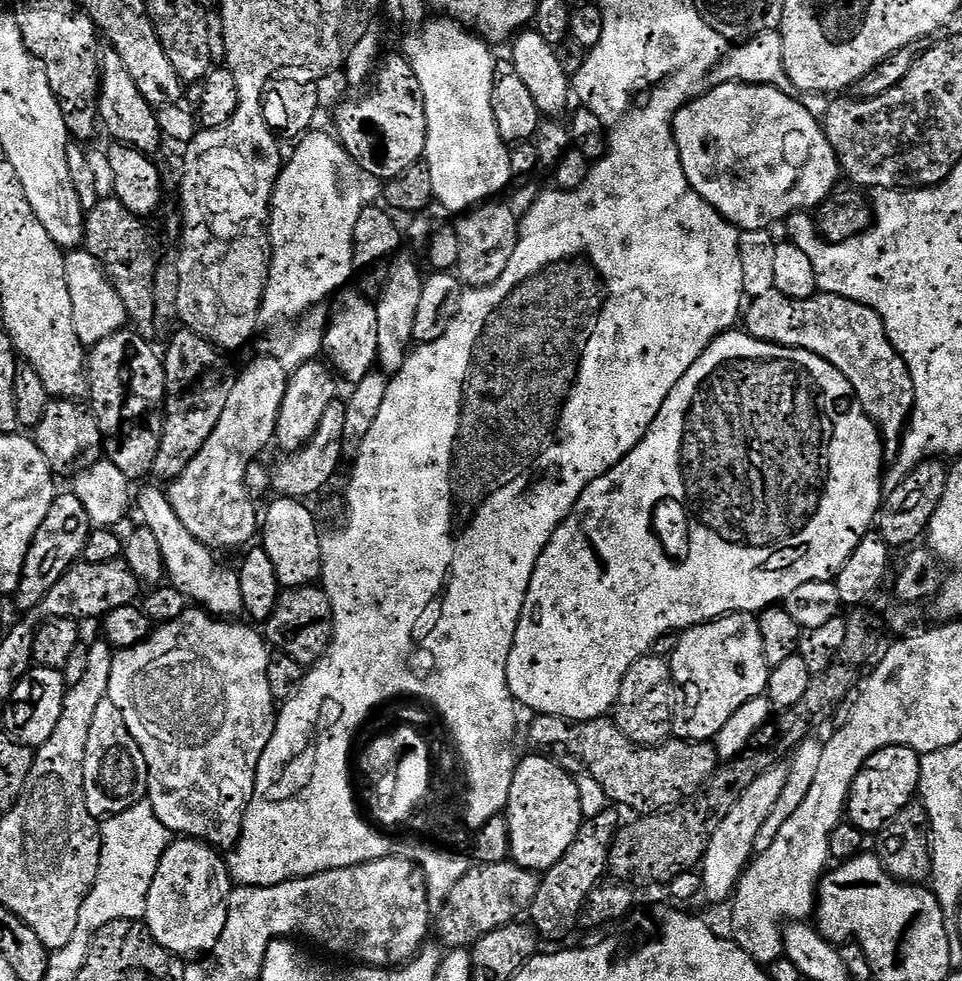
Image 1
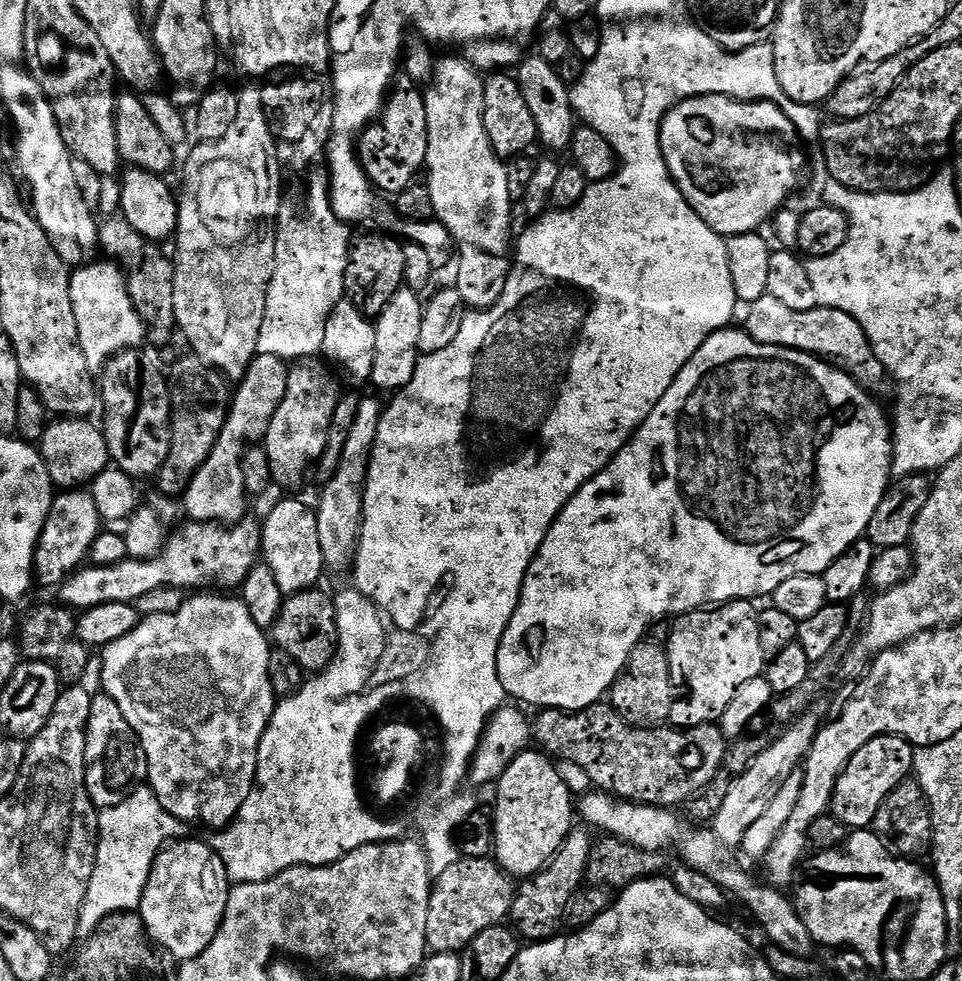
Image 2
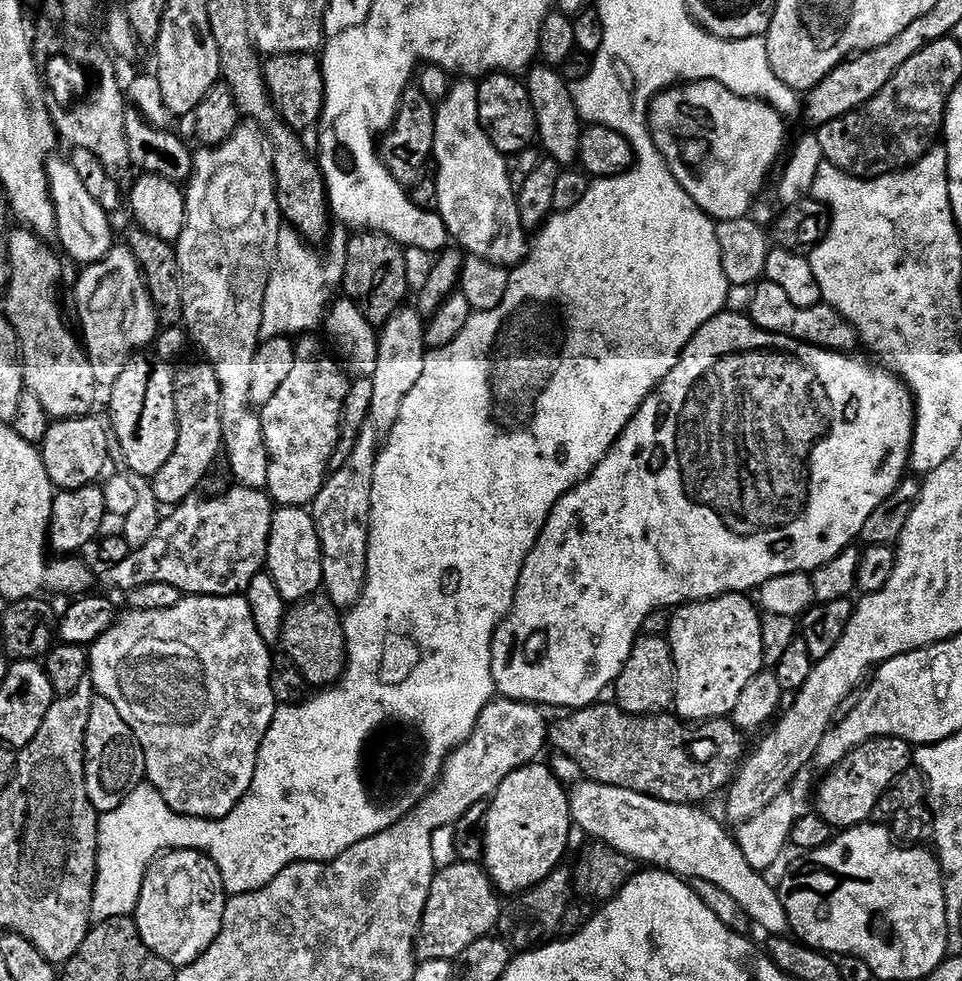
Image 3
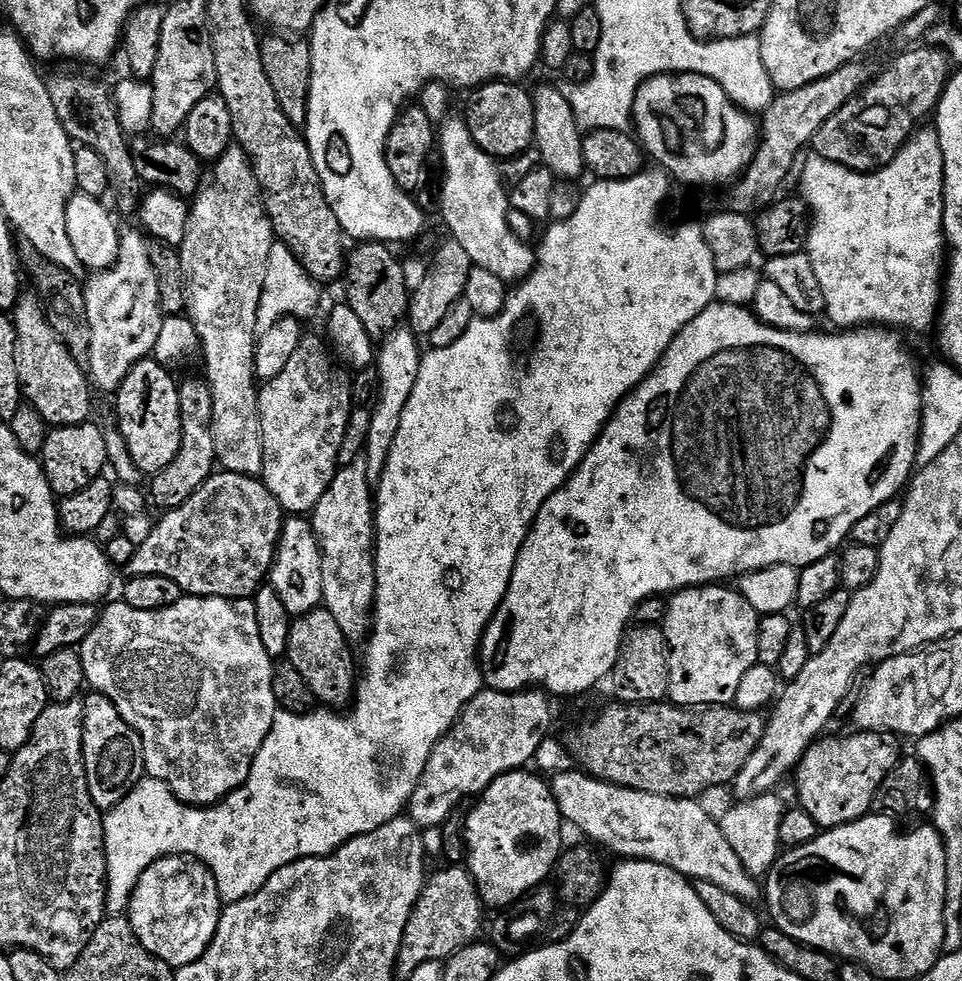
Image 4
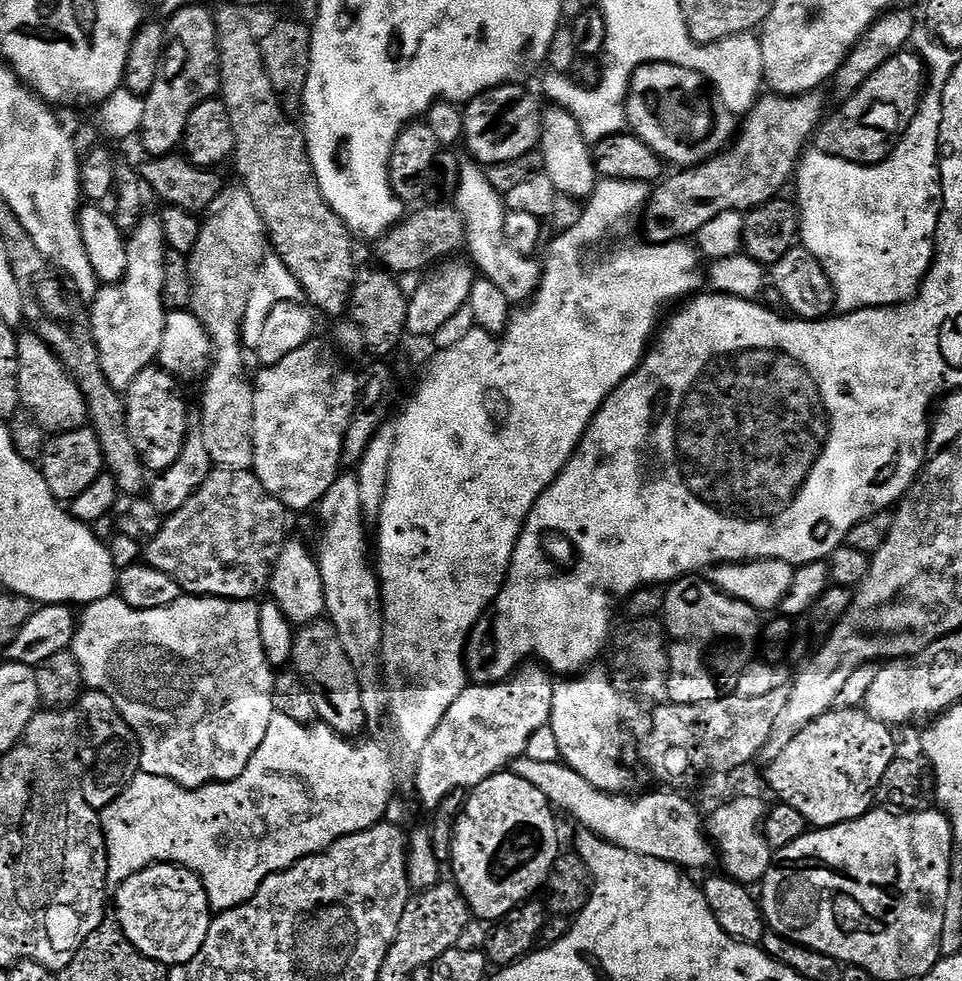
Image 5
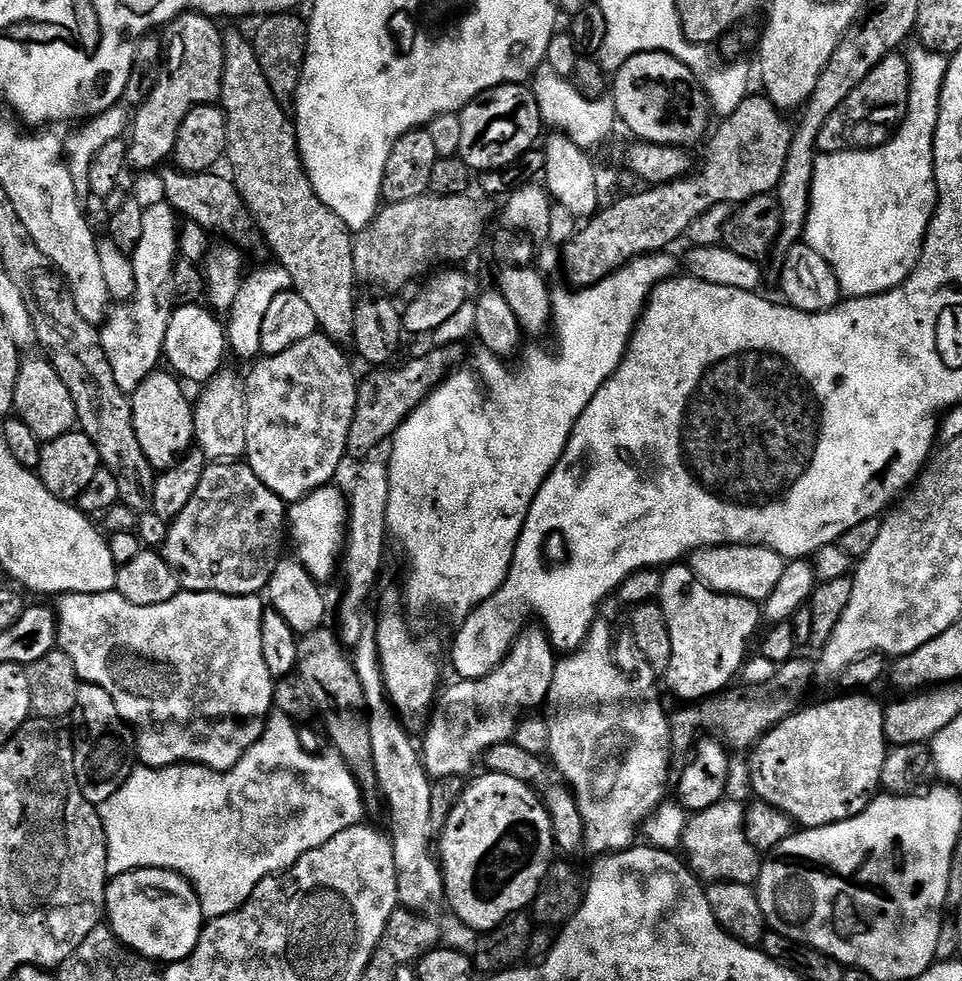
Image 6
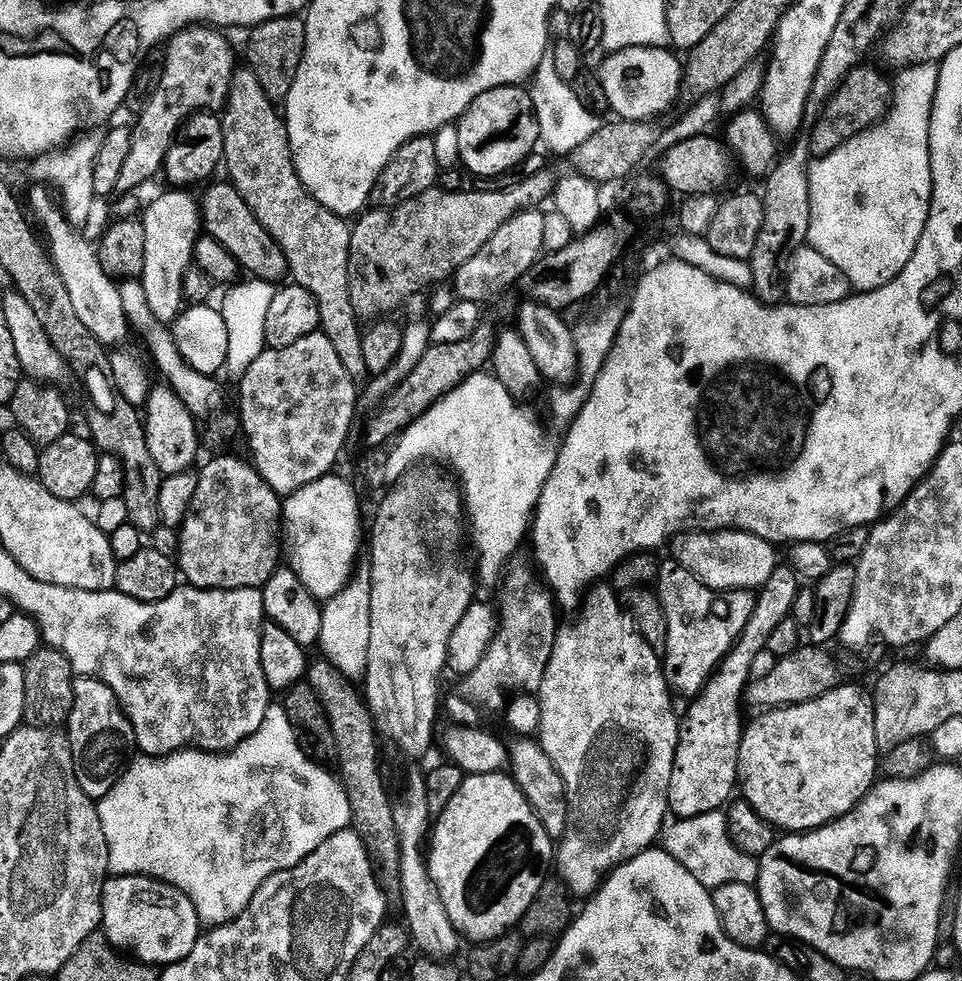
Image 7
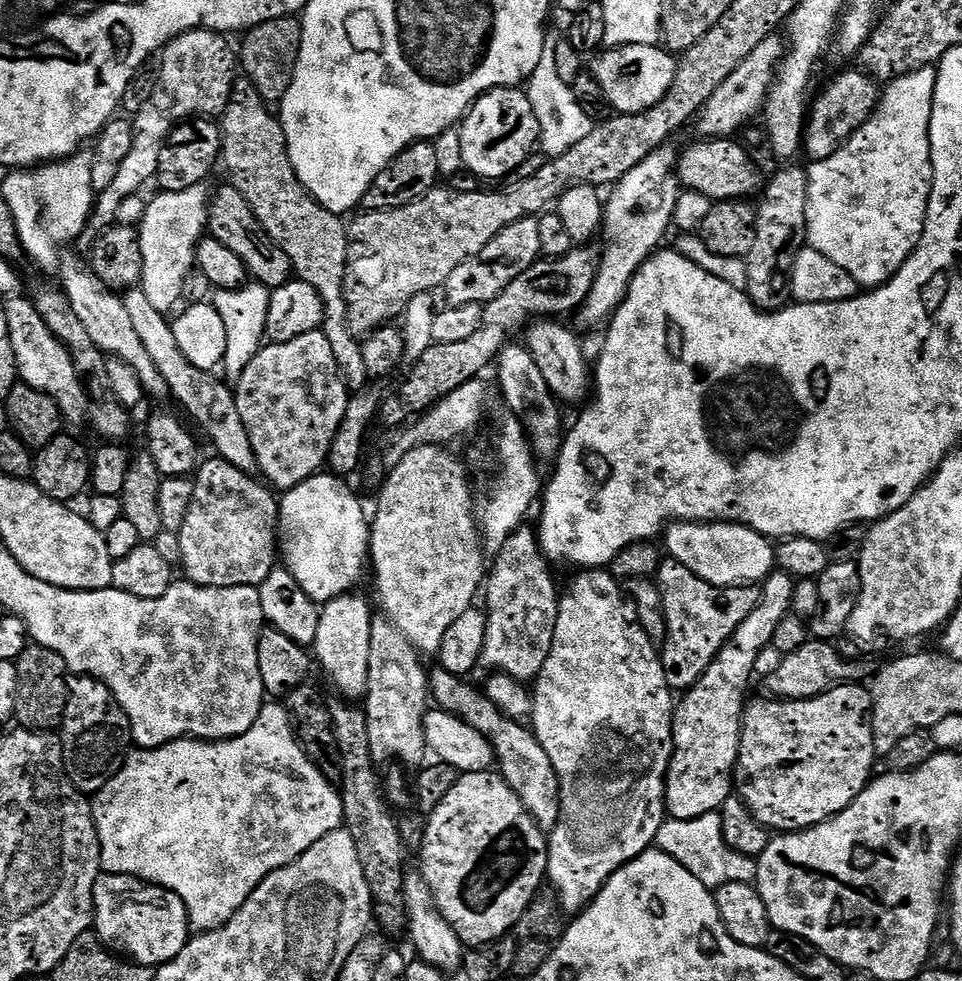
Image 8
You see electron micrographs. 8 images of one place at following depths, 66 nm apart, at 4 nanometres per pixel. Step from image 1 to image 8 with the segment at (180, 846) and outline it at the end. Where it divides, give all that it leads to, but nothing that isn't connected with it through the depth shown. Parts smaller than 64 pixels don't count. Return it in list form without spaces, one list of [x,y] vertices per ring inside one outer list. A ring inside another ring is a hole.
[[[101,875],[94,888],[94,932],[104,947],[137,964],[168,964],[190,939],[188,907],[170,890],[132,876]]]

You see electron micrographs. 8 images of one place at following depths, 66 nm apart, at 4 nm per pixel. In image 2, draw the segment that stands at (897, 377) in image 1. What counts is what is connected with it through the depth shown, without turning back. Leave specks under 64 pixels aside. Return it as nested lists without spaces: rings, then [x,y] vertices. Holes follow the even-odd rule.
[[[769,294],[759,296],[753,304],[747,305],[746,331],[763,344],[781,344],[784,348],[794,348],[798,352],[811,352],[813,356],[827,358],[873,394],[886,391],[890,385],[890,373],[872,349],[872,344],[855,317],[838,308],[815,307],[806,306],[796,310],[786,306],[778,297]]]

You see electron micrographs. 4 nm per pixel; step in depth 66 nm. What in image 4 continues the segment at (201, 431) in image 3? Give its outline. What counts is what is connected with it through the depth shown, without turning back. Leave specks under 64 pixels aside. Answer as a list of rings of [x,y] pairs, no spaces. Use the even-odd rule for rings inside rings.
[[[207,379],[179,381],[178,410],[182,418],[182,446],[174,457],[174,462],[170,462],[166,470],[151,477],[150,500],[153,505],[156,503],[160,510],[171,510],[185,504],[218,468],[212,433],[214,398]]]

